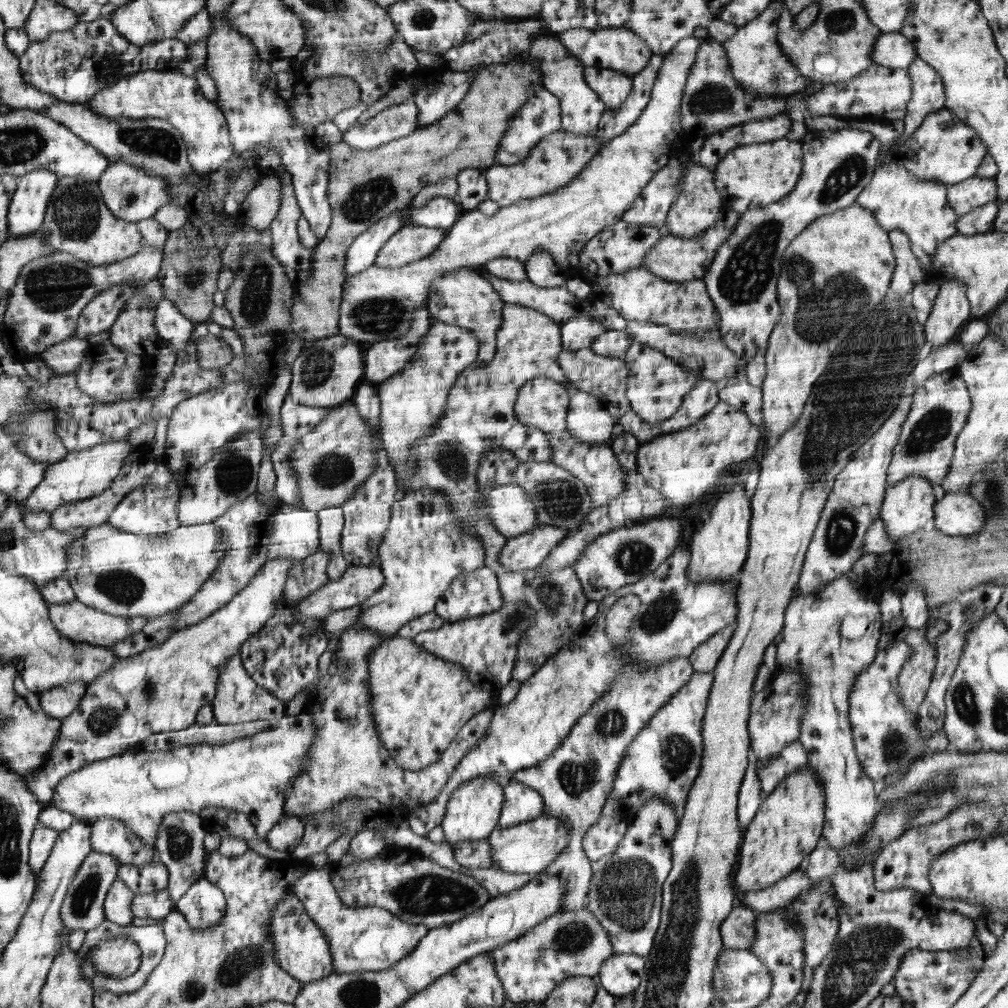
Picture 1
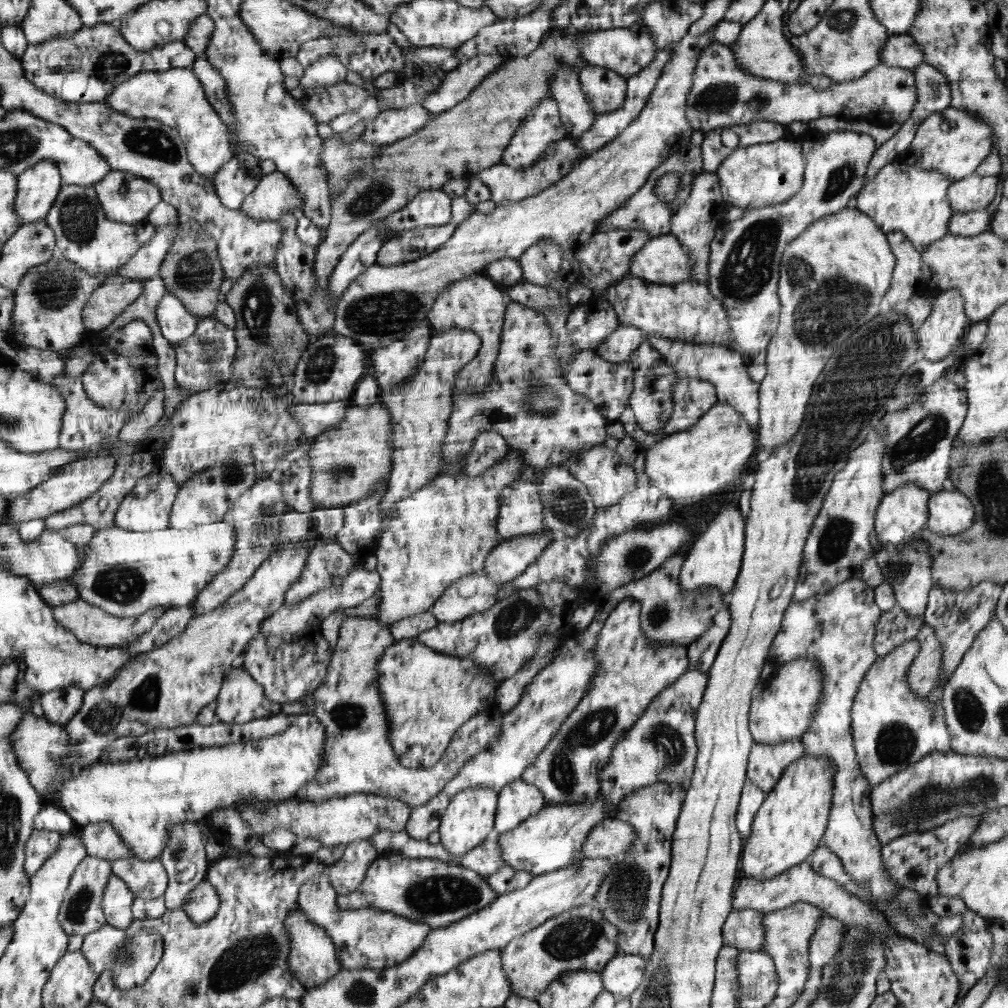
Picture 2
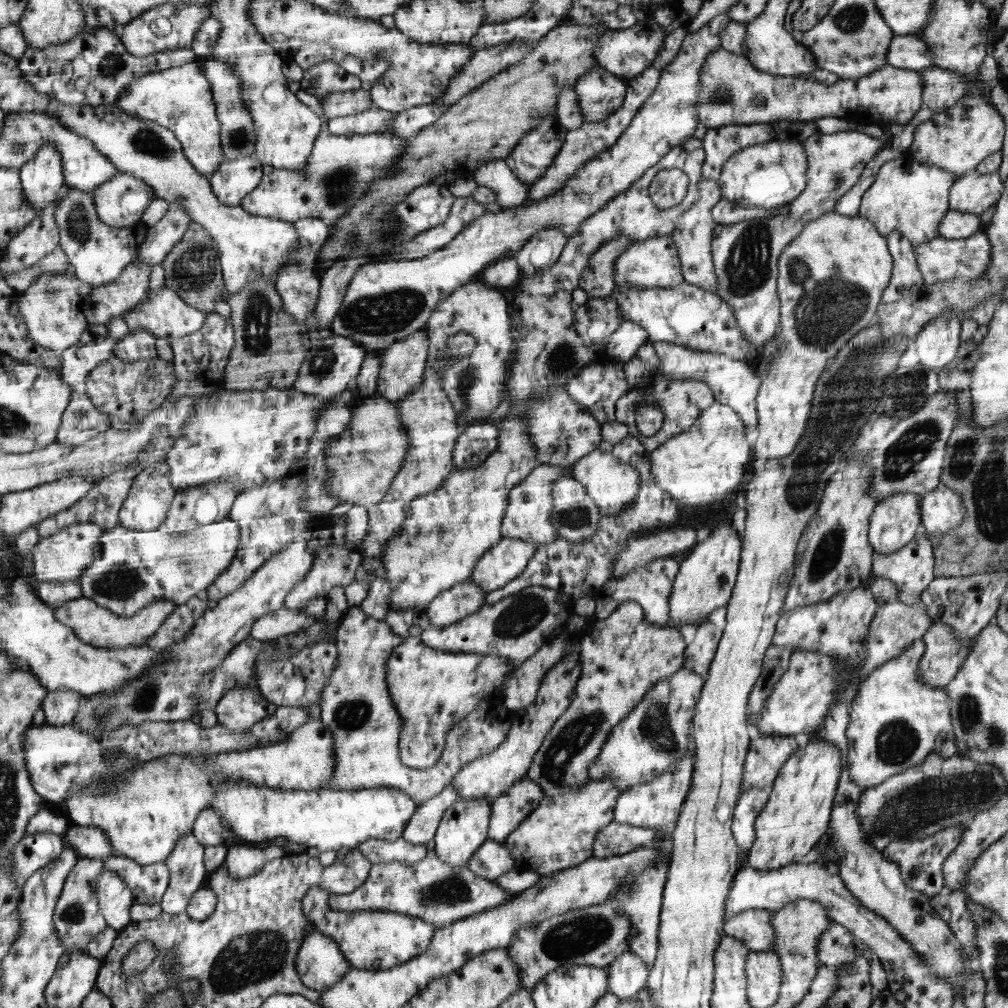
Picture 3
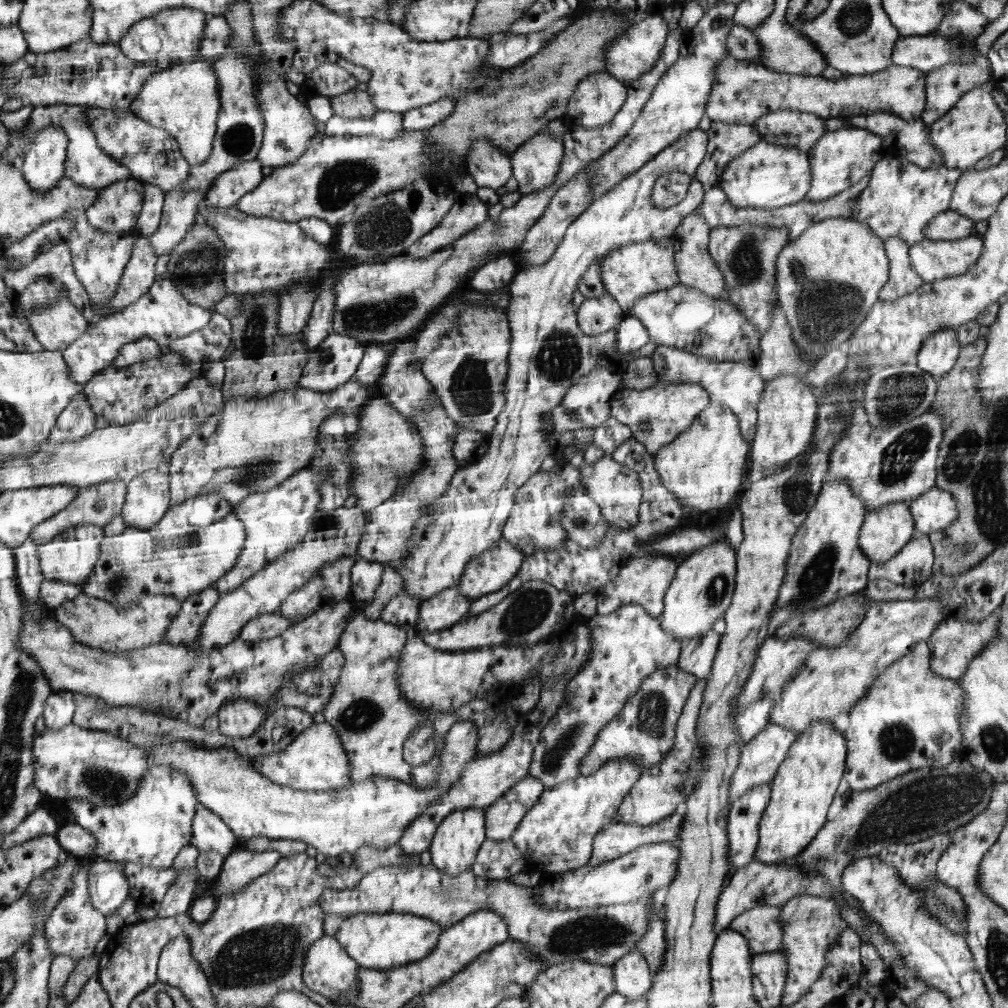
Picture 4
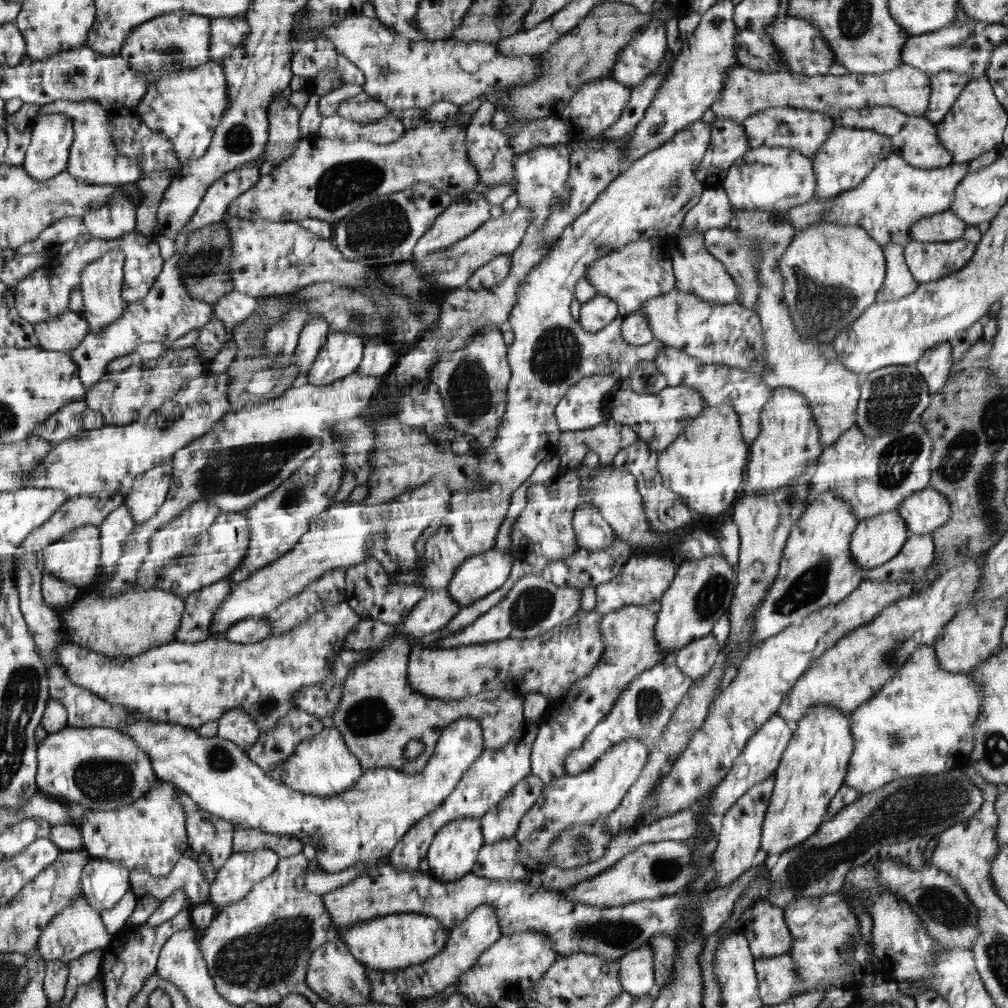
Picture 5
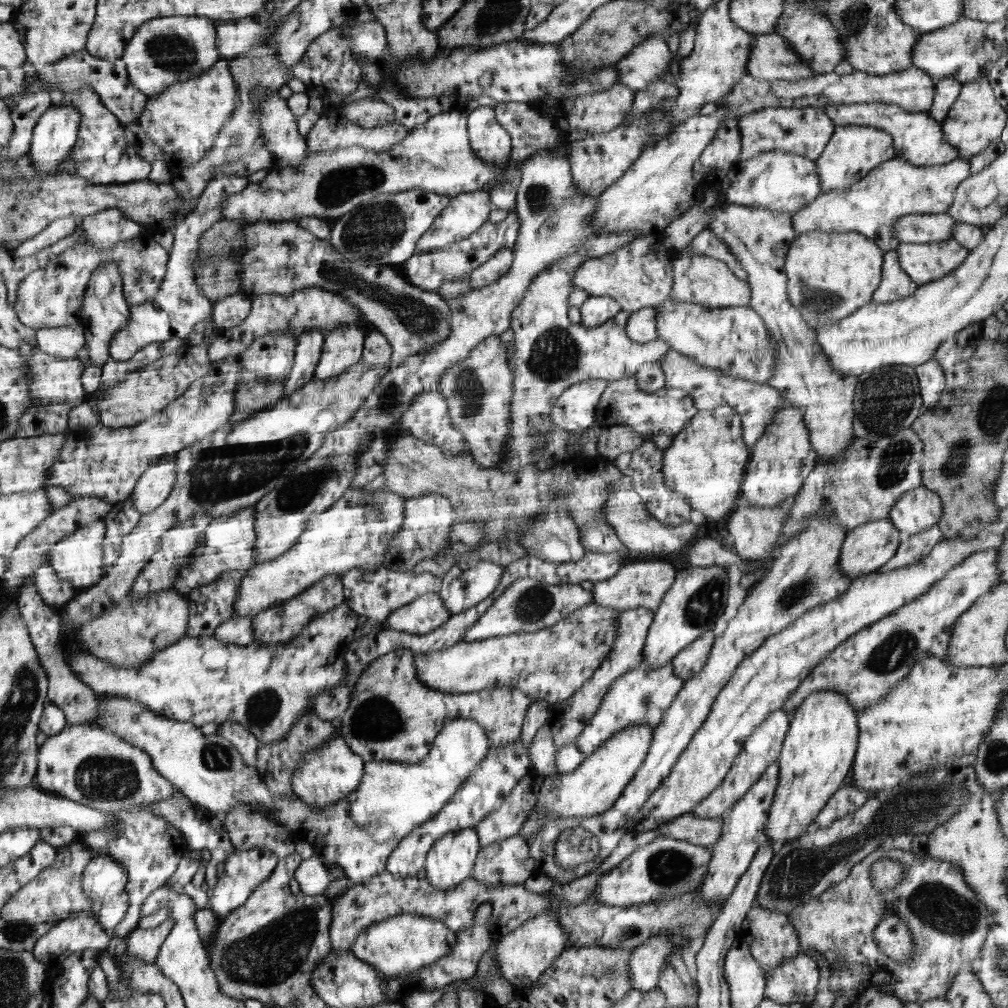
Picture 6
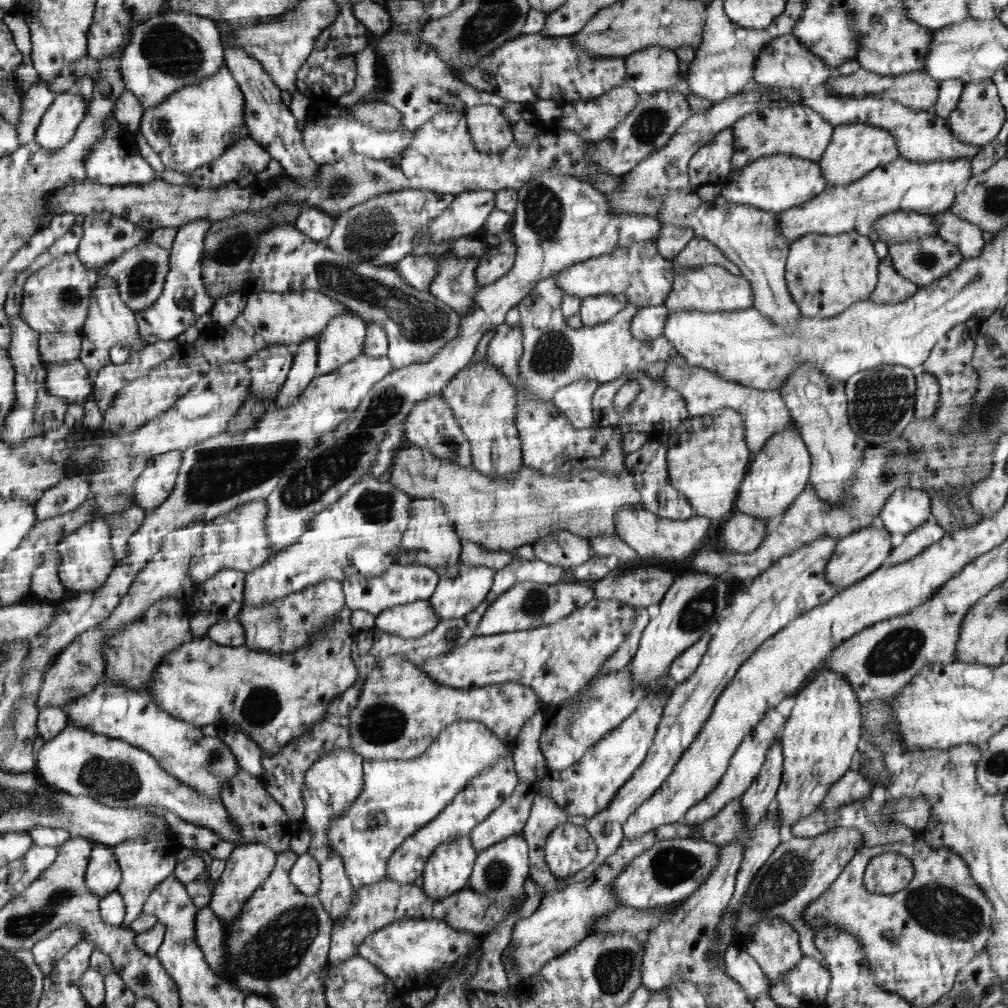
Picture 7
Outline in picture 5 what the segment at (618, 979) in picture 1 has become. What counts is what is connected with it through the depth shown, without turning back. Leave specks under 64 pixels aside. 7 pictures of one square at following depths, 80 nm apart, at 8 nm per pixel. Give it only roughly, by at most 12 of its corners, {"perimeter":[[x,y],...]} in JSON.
{"perimeter":[[650,945],[619,959],[622,990],[634,998],[657,989]]}

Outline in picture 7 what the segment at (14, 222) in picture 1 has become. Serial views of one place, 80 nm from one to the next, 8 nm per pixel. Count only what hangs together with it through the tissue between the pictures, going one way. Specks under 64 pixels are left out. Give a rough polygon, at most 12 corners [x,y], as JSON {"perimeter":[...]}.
{"perimeter":[[58,94],[41,118],[35,141],[51,153],[75,135],[84,98]]}

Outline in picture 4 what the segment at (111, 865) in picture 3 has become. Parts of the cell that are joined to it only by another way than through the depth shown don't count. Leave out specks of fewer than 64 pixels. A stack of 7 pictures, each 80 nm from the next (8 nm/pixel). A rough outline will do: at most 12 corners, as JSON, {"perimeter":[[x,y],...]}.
{"perimeter":[[122,862],[137,905],[162,902],[179,870]]}

